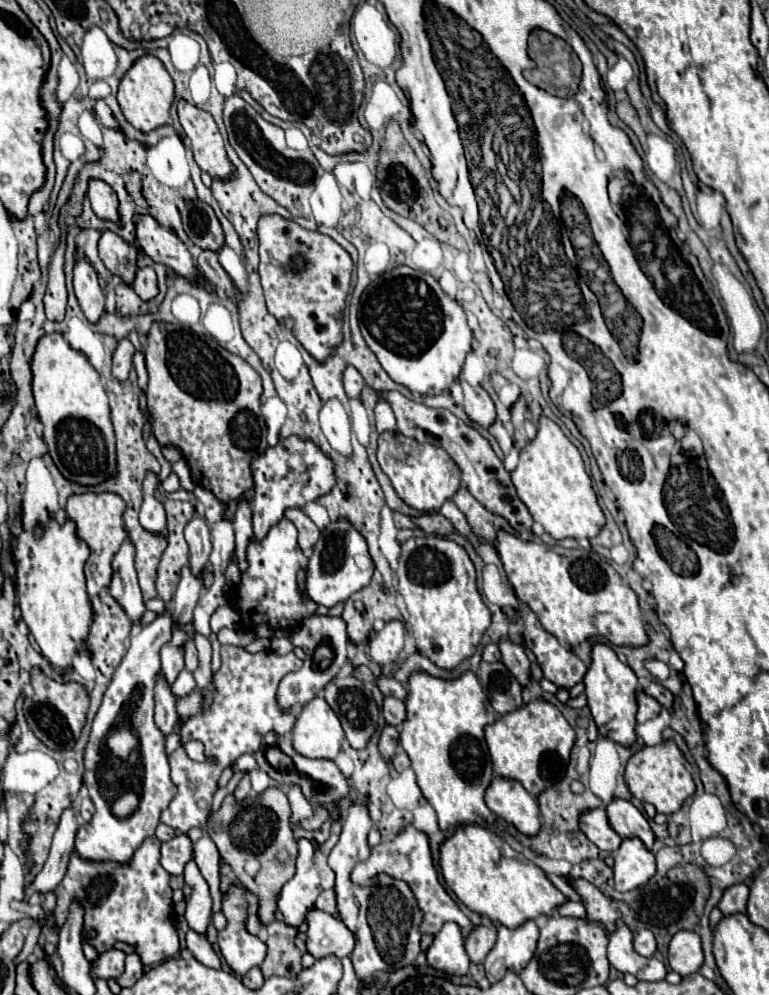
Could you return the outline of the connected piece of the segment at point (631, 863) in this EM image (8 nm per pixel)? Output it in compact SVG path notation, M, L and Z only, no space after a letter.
M624 838L614 854L614 882L620 892L628 892L646 884L656 872L652 850L638 838Z

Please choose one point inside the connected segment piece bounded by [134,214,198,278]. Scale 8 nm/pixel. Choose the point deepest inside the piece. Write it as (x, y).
(160, 243)

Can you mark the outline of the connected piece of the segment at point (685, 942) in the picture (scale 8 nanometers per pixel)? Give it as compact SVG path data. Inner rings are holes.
M682 930L670 940L668 948L668 964L674 972L688 976L692 972L698 972L700 966L704 964L704 954L702 954L702 944L700 936L696 932Z

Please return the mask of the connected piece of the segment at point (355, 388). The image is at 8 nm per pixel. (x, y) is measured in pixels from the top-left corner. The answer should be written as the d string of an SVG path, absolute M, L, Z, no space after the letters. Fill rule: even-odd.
M346 368L346 372L344 372L344 388L346 388L346 394L350 398L360 396L360 390L364 388L364 380L362 380L362 374L356 368Z

